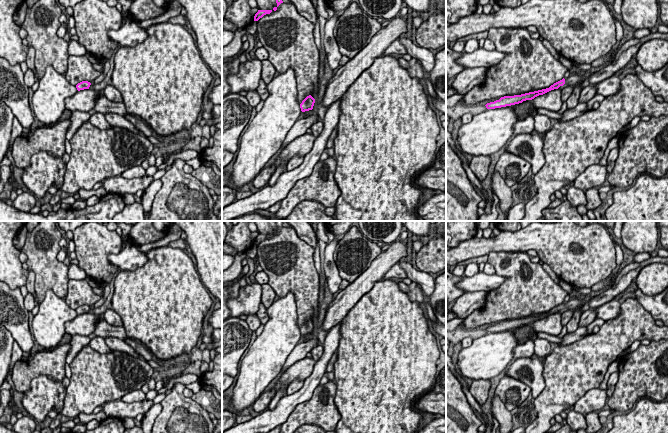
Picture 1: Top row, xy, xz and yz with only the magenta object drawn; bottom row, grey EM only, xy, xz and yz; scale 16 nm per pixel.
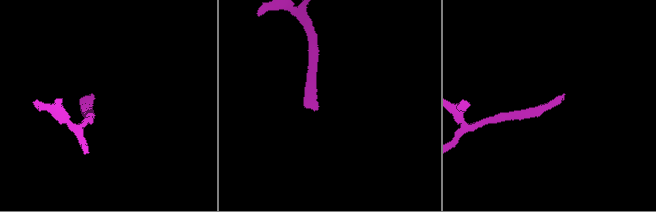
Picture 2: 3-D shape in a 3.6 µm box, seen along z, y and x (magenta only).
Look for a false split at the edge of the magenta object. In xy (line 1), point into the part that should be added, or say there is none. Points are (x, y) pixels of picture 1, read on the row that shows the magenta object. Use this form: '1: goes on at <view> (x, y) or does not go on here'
1: does not go on here

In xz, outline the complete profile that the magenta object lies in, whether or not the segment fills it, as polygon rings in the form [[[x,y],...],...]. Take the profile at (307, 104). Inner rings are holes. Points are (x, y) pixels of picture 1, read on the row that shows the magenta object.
[[[311,95],[307,96],[300,104],[301,111],[305,112],[312,110],[314,103],[315,103],[315,99]]]

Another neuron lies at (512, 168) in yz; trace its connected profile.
[[[509,152],[502,153],[495,166],[495,171],[500,174],[509,187],[523,179],[530,169],[531,164],[528,161]]]

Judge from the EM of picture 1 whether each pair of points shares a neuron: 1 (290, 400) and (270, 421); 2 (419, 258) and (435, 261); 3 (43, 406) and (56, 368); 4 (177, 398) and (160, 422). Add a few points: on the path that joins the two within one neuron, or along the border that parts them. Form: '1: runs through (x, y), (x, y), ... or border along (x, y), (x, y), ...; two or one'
1: runs through (286, 405), (275, 416); one
2: runs through (423, 259), (431, 259); one
3: border along (61, 382), (39, 375), (29, 385); two
4: runs through (171, 404), (164, 416); one

